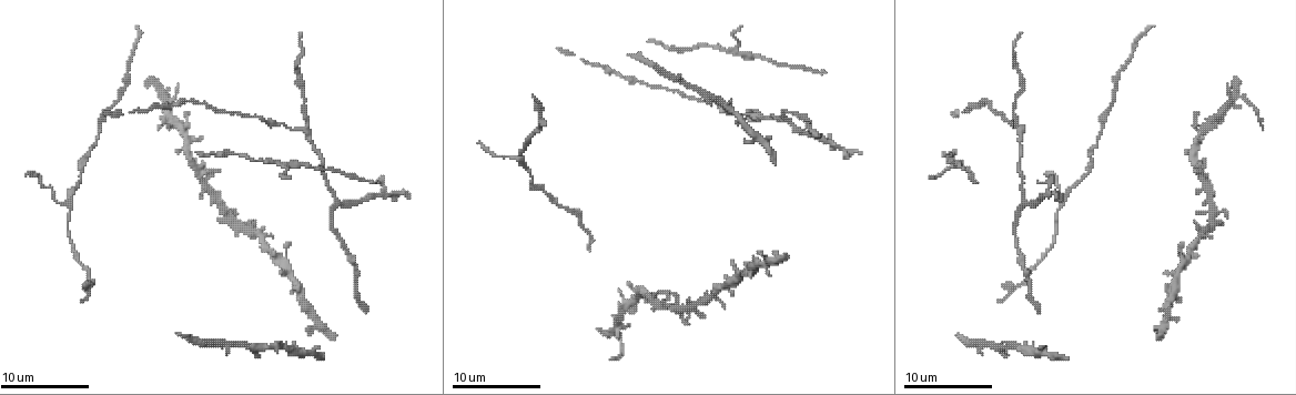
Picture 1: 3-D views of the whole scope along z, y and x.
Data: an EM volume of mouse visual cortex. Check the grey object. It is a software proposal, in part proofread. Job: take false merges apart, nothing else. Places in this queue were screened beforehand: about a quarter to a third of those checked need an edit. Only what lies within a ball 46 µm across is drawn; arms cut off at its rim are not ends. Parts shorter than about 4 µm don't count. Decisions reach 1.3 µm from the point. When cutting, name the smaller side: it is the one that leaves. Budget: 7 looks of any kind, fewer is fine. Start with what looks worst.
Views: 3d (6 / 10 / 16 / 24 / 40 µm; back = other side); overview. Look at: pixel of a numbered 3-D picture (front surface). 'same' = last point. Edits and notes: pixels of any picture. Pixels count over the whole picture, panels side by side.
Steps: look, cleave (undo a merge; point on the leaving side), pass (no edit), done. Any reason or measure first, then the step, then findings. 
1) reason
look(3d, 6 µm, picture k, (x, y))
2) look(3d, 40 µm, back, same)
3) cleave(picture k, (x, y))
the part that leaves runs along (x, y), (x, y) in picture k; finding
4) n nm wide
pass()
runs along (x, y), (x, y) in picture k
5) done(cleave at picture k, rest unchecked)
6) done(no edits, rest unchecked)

three arms meet
look(3d, 10 µm, picture 1, (1060, 205))

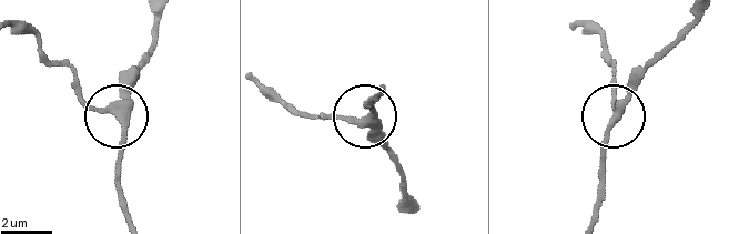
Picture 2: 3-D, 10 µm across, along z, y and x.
310 nm wide
pass()
continuous, no second neuron

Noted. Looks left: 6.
arms part here
look(3d, 10 µm, picture 1, (339, 204))

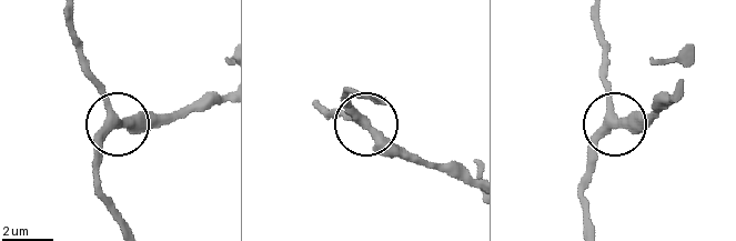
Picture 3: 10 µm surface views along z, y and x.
pass()
all the same neuron

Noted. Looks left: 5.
three arms meet
look(3d, 16 µm, picture 1, (1020, 127))

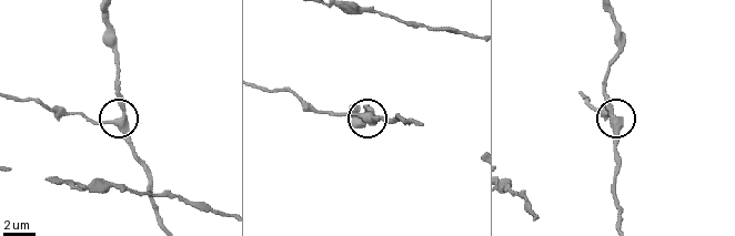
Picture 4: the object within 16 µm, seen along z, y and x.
zoom in
look(3d, 6 µm, picture 4, (119, 120))

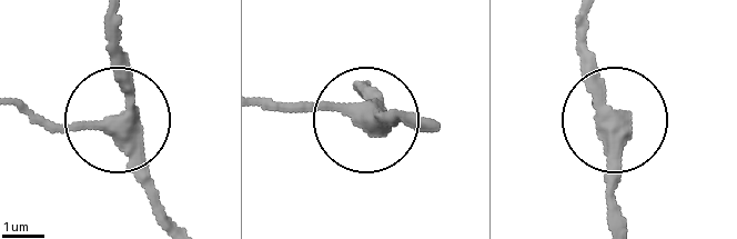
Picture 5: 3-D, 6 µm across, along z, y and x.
pass()
runs along (177, 226), (117, 130), (123, 17) in picture 5; all the same neuron

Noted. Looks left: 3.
done(no edits, rest unchecked)

